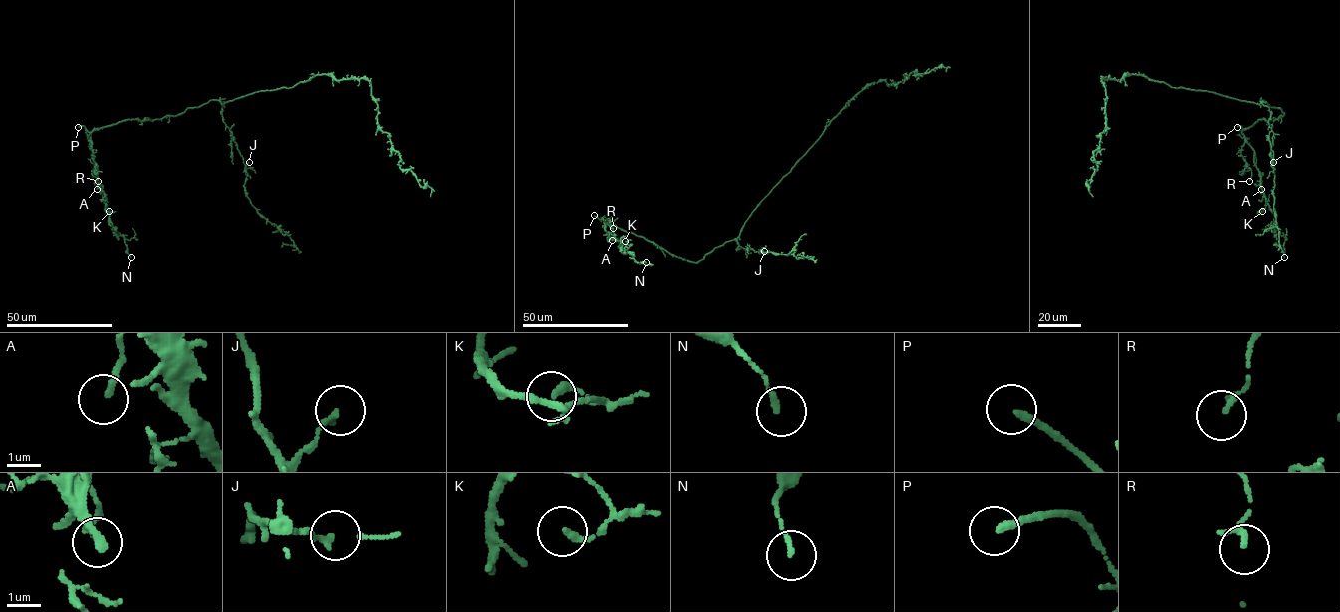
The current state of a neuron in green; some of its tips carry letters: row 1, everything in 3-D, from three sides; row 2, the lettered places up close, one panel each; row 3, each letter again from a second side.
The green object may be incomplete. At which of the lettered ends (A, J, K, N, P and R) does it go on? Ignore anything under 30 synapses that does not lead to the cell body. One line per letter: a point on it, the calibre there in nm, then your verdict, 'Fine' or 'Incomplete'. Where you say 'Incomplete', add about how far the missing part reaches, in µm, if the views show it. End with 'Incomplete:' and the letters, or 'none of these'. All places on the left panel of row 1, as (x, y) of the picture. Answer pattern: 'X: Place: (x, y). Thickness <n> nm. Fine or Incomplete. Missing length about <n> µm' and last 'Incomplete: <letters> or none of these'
A: Place: (97, 189). Thickness 160 nm. Fine
J: Place: (249, 162). Thickness 170 nm. Fine
K: Place: (109, 211). Thickness 220 nm. Fine
N: Place: (131, 257). Thickness 130 nm. Fine
P: Place: (78, 127). Thickness 220 nm. Incomplete. Missing length about 20 µm
R: Place: (98, 181). Thickness 160 nm. Fine
Incomplete: P

